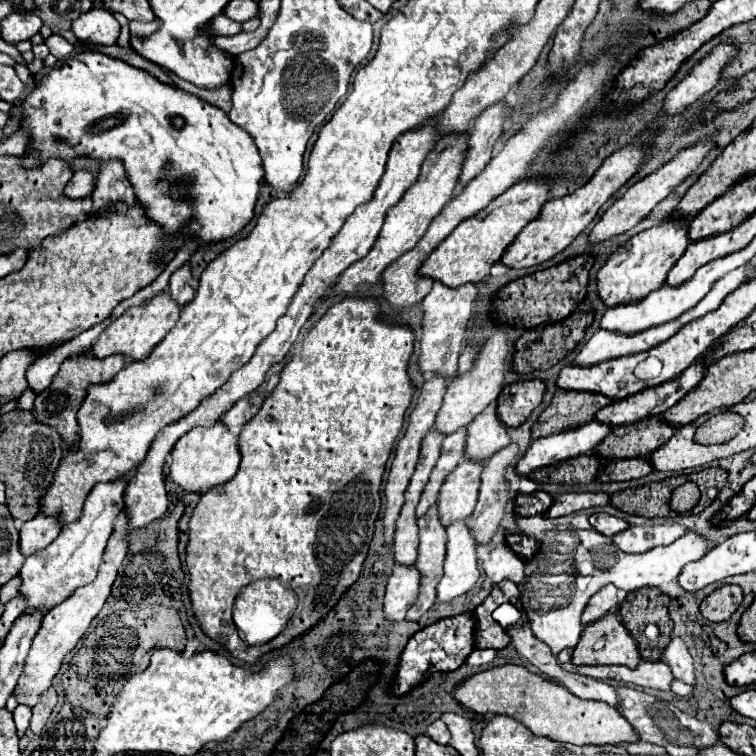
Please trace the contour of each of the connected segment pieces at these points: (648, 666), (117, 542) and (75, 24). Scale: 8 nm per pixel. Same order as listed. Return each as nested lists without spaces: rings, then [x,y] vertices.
[[[640,661],[640,665],[636,669],[628,669],[628,667],[578,667],[580,675],[598,679],[598,681],[622,681],[622,683],[632,683],[644,689],[660,689],[660,691],[668,691],[670,683],[672,683],[672,671],[668,669],[668,665],[664,665],[662,661]]]
[[[122,511],[116,525],[114,525],[114,533],[106,545],[106,551],[102,555],[102,563],[100,563],[100,571],[98,571],[98,577],[88,583],[84,589],[78,589],[68,601],[60,603],[60,607],[48,611],[42,619],[42,625],[32,641],[32,647],[30,647],[30,653],[26,657],[26,663],[24,663],[24,671],[18,679],[18,685],[14,689],[14,697],[20,705],[28,705],[28,707],[34,707],[38,701],[40,701],[40,695],[52,685],[52,679],[54,675],[58,673],[60,665],[62,665],[62,659],[76,647],[78,639],[86,633],[86,629],[90,627],[92,619],[98,615],[98,611],[102,609],[102,605],[106,603],[108,595],[110,595],[110,587],[118,575],[118,567],[120,563],[124,561],[126,557],[126,549],[128,549],[128,541],[126,541],[126,533],[128,533],[128,519],[126,519],[126,513]]]
[[[94,7],[88,13],[72,21],[72,31],[78,39],[102,45],[114,45],[120,35],[120,23],[114,15],[102,7]]]

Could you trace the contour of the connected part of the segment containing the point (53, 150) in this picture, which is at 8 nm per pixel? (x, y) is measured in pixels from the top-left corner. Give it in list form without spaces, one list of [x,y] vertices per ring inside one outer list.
[[[82,51],[78,55],[72,55],[64,61],[62,67],[54,67],[36,87],[34,91],[24,99],[22,103],[22,117],[20,117],[20,127],[26,131],[28,135],[28,143],[26,143],[26,155],[22,157],[22,167],[24,169],[34,169],[34,167],[40,167],[44,161],[48,161],[50,157],[56,157],[56,159],[64,159],[64,161],[72,161],[76,157],[92,157],[92,159],[100,159],[100,161],[112,161],[112,159],[120,159],[124,163],[124,171],[126,171],[126,177],[128,181],[132,183],[134,187],[134,195],[136,195],[136,201],[142,205],[146,217],[154,223],[158,223],[164,231],[164,237],[168,241],[174,243],[176,249],[182,249],[184,243],[188,239],[194,239],[196,241],[196,247],[202,247],[202,245],[212,245],[212,243],[218,243],[218,241],[226,241],[230,237],[236,237],[240,235],[240,231],[250,223],[250,219],[254,217],[254,207],[256,207],[256,201],[258,201],[258,195],[260,195],[260,183],[264,179],[264,169],[262,169],[262,159],[258,155],[258,149],[252,141],[252,137],[240,129],[238,125],[234,125],[228,115],[214,107],[214,105],[208,105],[204,101],[200,101],[198,97],[178,89],[178,87],[170,87],[170,85],[164,85],[160,83],[158,79],[154,79],[150,73],[142,71],[142,69],[136,69],[120,59],[110,59],[106,55],[100,55],[100,53],[92,53],[92,51]]]

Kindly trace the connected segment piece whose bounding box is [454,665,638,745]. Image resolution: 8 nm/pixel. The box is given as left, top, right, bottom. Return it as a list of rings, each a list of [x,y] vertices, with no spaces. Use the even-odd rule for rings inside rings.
[[[502,665],[466,679],[454,693],[456,701],[476,715],[508,715],[526,725],[536,737],[572,745],[622,745],[636,743],[638,733],[624,715],[608,703],[572,695],[566,687],[530,673],[520,665]]]

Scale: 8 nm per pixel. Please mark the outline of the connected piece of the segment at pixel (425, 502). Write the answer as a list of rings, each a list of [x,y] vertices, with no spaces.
[[[458,429],[452,435],[446,435],[440,447],[440,459],[436,461],[430,481],[422,493],[422,499],[416,509],[416,517],[422,517],[436,501],[438,501],[438,491],[450,471],[464,459],[464,429]]]

